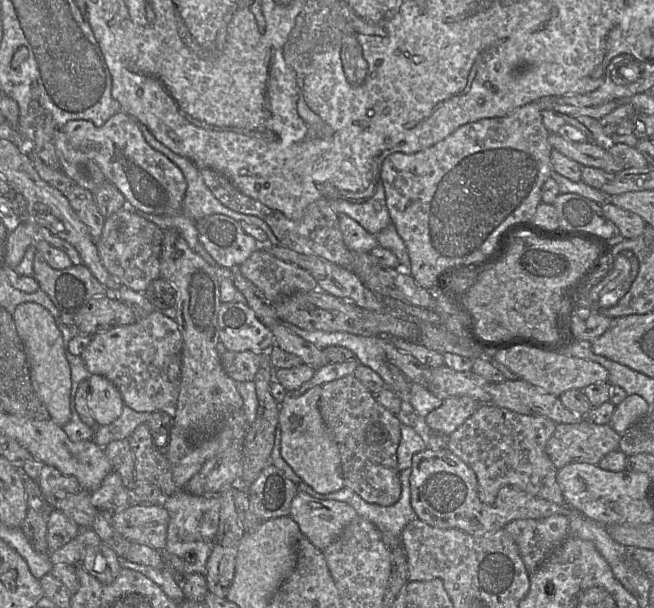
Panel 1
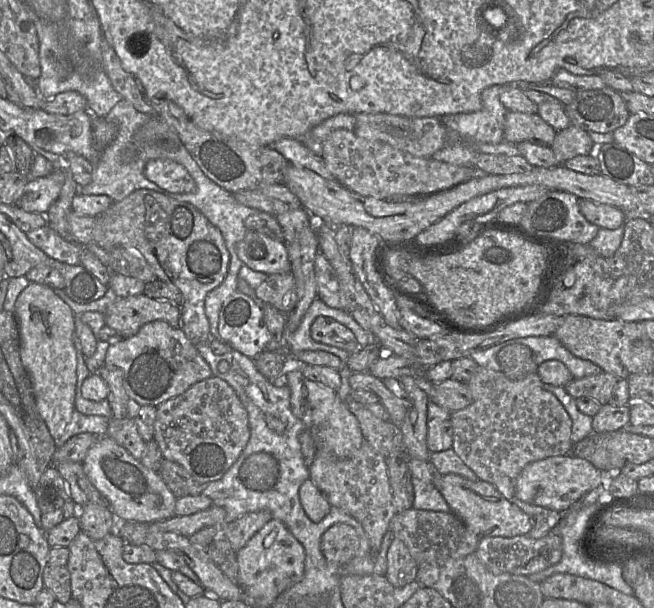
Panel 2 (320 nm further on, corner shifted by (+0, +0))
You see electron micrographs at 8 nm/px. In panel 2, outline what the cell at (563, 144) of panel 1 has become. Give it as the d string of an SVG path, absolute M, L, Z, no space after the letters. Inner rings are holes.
M508 111L506 114L504 141L513 144L526 141L544 147L551 147L556 134L557 131L537 113L527 114Z

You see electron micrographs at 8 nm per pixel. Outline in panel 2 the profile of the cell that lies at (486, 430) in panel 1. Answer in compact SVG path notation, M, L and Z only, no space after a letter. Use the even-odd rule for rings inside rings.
M479 366L467 385L473 401L466 408L451 413L452 449L479 479L495 486L532 519L532 529L525 535L542 538L559 523L562 514L518 499L517 478L528 463L564 456L571 450L572 420L557 397L543 388L544 383L537 373L522 380L510 380L501 371Z

